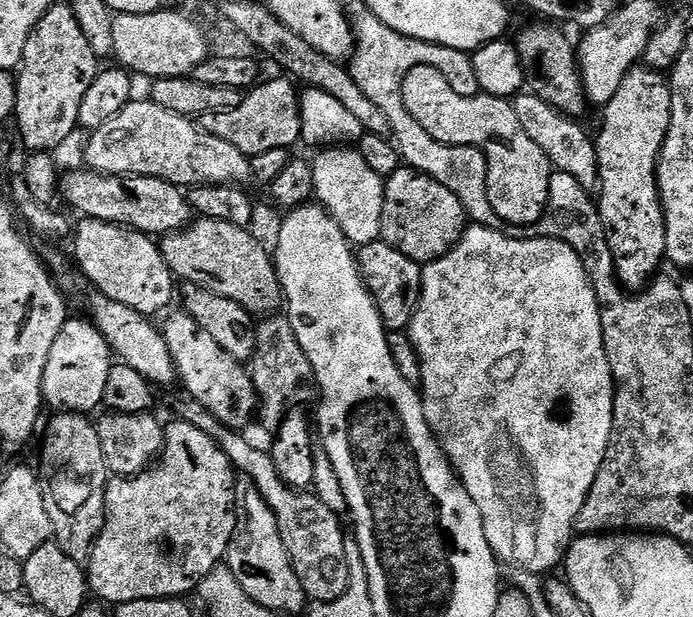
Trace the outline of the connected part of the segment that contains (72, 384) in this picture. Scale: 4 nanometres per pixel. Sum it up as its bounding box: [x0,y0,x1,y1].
[44,318,114,414]

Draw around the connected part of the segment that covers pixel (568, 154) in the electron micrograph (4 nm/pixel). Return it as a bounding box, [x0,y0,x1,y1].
[514,94,599,189]

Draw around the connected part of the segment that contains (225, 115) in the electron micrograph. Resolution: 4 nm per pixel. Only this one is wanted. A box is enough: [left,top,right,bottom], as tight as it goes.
[202,80,301,158]

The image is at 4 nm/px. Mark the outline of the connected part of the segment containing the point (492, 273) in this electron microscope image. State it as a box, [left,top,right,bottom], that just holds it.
[410,223,616,573]

